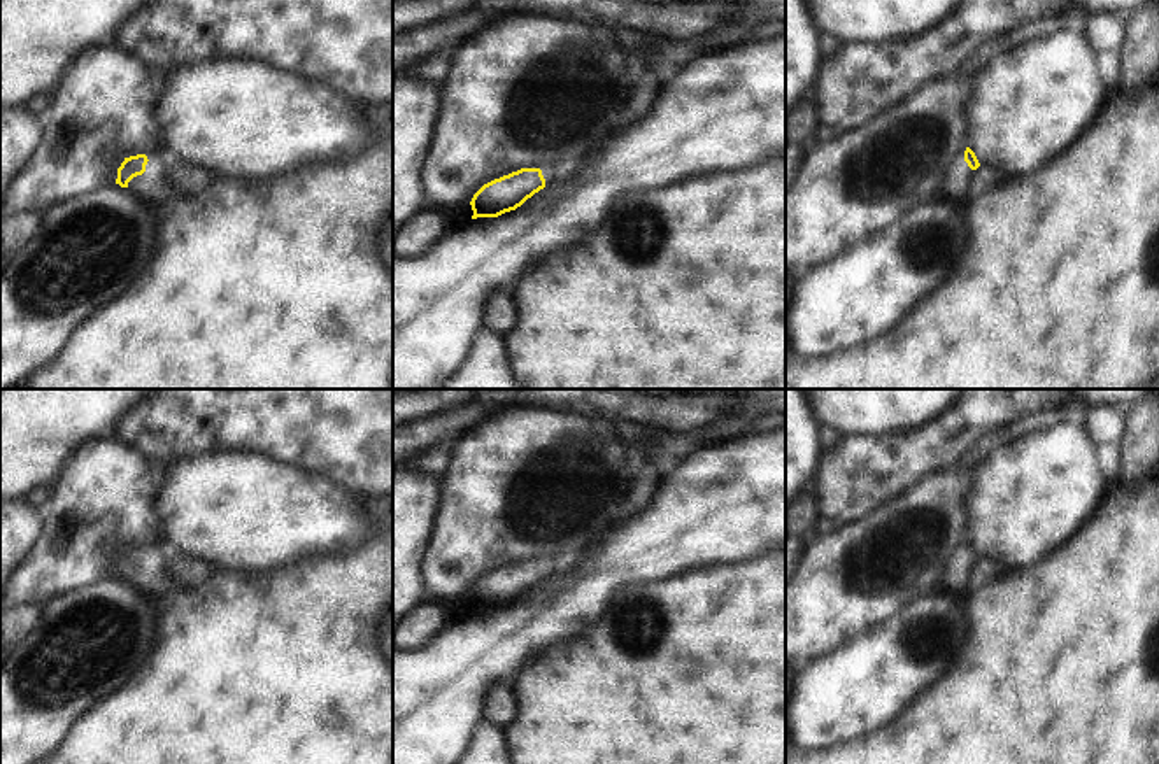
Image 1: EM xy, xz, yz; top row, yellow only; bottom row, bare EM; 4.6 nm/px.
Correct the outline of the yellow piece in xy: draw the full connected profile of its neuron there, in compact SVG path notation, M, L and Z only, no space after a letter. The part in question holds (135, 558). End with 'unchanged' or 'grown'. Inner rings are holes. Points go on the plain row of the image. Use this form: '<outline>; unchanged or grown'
M161 543L130 548L117 561L116 577L154 598L163 596L177 591L172 561L174 552Z; grown

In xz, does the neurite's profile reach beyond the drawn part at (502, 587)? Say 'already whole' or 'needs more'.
needs more

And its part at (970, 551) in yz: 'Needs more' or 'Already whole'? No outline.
Needs more

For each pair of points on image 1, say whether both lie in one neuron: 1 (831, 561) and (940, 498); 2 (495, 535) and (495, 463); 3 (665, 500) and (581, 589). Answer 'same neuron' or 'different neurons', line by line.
1: same neuron
2: same neuron
3: same neuron

